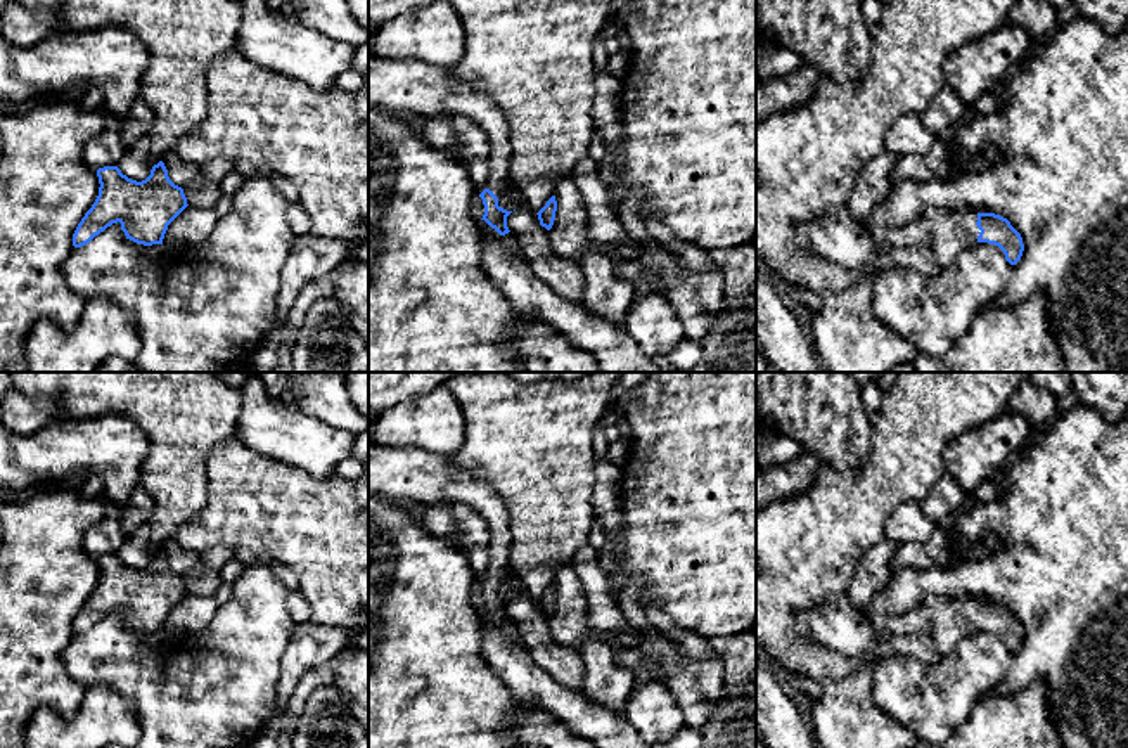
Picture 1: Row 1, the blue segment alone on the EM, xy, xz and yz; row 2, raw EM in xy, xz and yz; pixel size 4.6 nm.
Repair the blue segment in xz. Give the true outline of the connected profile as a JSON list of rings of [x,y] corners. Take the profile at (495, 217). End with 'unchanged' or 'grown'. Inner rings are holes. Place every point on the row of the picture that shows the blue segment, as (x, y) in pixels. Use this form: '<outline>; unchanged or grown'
[[[369,54],[369,106],[394,116],[458,114],[472,119],[490,142],[490,177],[479,194],[484,204],[481,220],[500,235],[510,232],[507,216],[512,211],[500,208],[498,197],[510,184],[512,144],[500,107],[488,95],[455,85],[448,69],[413,59],[382,59]]]; grown

